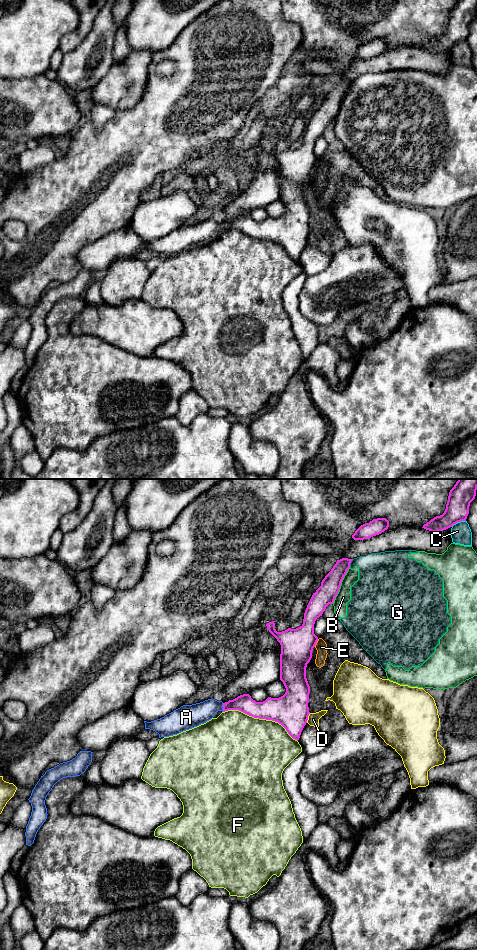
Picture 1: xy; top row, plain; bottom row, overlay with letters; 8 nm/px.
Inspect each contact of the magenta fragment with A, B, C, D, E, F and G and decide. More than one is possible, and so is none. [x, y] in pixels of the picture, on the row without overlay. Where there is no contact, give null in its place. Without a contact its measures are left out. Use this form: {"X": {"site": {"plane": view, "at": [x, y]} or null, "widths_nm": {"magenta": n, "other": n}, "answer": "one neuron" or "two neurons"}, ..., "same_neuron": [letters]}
{"A": {"site": {"plane": "xy", "at": [223, 227]}, "widths_nm": {"magenta": 140, "other": 180}, "answer": "one neuron"}, "B": {"site": {"plane": "xy", "at": [340, 105]}, "widths_nm": {"magenta": 160, "other": 110}, "answer": "two neurons"}, "C": {"site": {"plane": "xy", "at": [458, 41]}, "widths_nm": {"magenta": 190, "other": 160}, "answer": "two neurons"}, "D": {"site": {"plane": "xy", "at": [307, 238]}, "widths_nm": {"magenta": 280, "other": 100}, "answer": "two neurons"}, "E": {"site": {"plane": "xy", "at": [316, 162]}, "widths_nm": {"magenta": 260, "other": 90}, "answer": "two neurons"}, "F": {"site": {"plane": "xy", "at": [261, 238]}, "widths_nm": {"magenta": 280, "other": 500}, "answer": "two neurons"}, "G": {"site": {"plane": "xy", "at": [350, 82]}, "widths_nm": {"magenta": 160, "other": 340}, "answer": "two neurons"}, "same_neuron": ["A"]}

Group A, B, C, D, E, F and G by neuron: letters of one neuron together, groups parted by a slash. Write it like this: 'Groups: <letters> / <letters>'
Groups: A / B G / C / D / E / F

